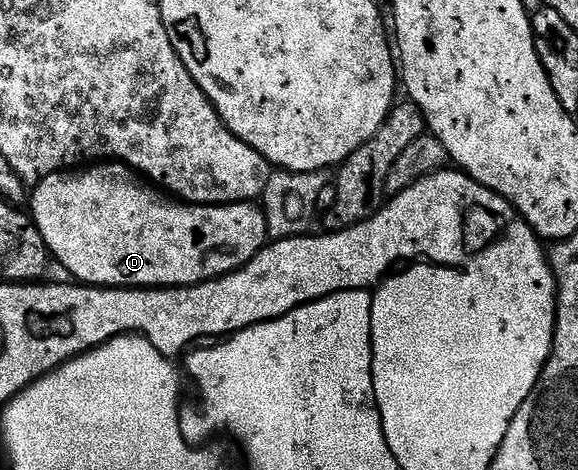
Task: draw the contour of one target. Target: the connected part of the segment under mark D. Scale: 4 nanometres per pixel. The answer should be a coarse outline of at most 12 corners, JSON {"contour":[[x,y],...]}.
{"contour":[[121,162],[33,189],[86,286],[189,288],[268,243],[257,203],[179,202]]}

